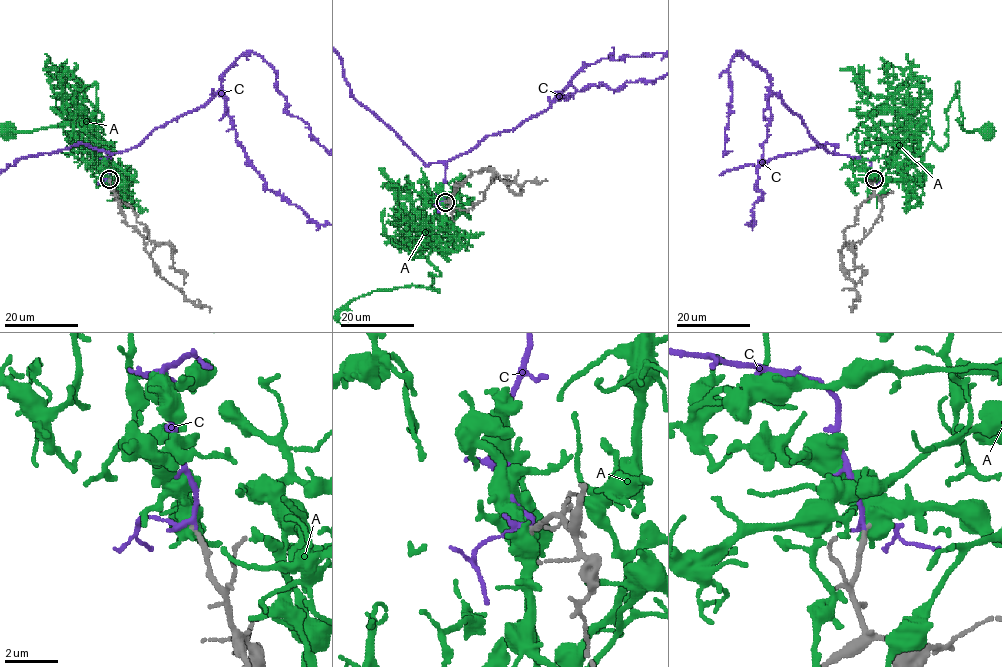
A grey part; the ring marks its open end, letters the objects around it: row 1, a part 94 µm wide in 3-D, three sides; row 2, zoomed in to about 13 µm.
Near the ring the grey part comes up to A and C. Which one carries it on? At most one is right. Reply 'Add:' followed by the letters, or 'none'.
Add: C

